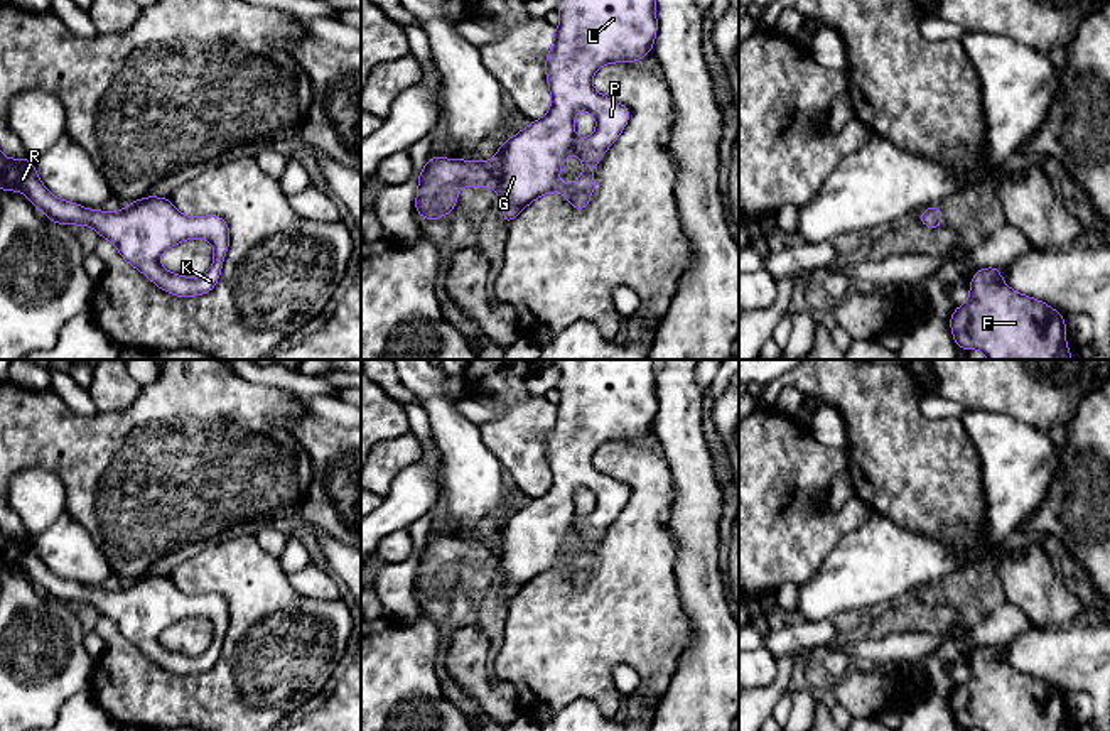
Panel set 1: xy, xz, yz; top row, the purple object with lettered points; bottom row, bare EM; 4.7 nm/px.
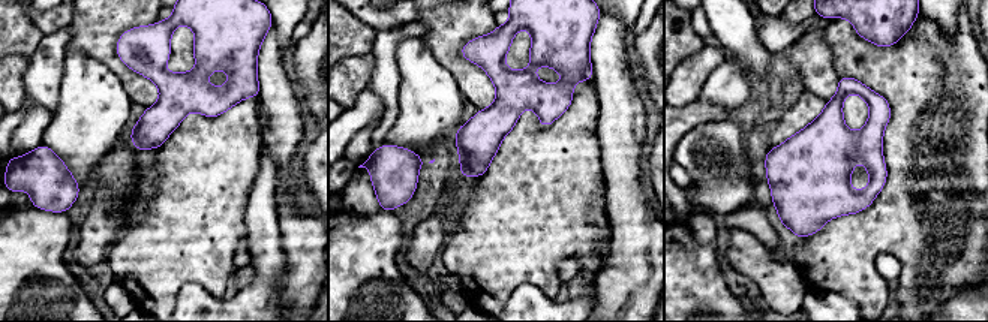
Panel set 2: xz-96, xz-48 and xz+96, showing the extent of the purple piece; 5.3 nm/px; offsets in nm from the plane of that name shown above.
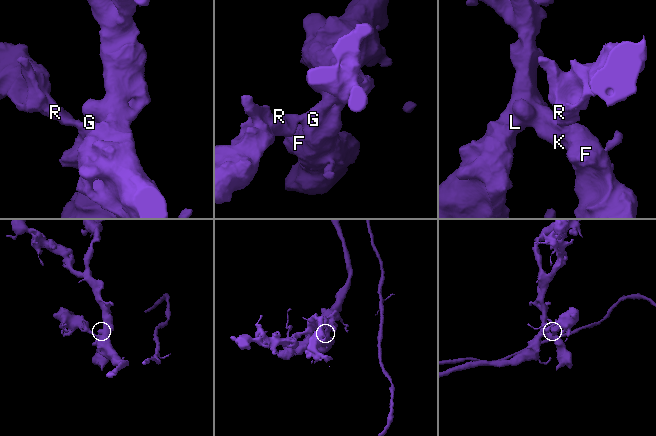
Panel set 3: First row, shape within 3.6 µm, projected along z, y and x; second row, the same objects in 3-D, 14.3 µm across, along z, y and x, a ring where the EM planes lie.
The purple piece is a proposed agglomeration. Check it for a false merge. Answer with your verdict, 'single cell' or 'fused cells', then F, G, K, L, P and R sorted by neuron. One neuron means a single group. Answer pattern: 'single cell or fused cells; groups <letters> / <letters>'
single cell; groups F G K L P R

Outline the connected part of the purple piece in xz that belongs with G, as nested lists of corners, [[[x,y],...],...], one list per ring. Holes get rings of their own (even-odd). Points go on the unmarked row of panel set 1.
[[[555,360],[560,371],[557,390],[562,398],[553,409],[552,425],[545,436],[545,452],[550,466],[550,488],[543,496],[533,498],[515,515],[509,515],[488,540],[462,537],[428,535],[418,552],[415,589],[418,594],[434,599],[447,594],[457,582],[462,564],[493,564],[496,574],[506,582],[501,598],[506,604],[531,582],[536,576],[548,571],[562,571],[575,589],[585,589],[590,572],[597,567],[592,547],[606,528],[617,518],[629,500],[628,485],[597,471],[592,464],[594,451],[612,441],[634,441],[653,429],[658,410],[655,360]],[[579,488],[590,490],[597,498],[597,506],[589,517],[577,517],[574,495]],[[568,532],[582,537],[582,554],[560,564],[558,554],[562,540]]]

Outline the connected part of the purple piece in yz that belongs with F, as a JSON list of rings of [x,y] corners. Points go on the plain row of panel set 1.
[[[999,645],[978,647],[968,669],[968,679],[956,684],[948,699],[958,726],[965,729],[977,726],[983,731],[1071,731],[1064,723],[1068,716],[1064,694],[1046,680],[1007,665]]]

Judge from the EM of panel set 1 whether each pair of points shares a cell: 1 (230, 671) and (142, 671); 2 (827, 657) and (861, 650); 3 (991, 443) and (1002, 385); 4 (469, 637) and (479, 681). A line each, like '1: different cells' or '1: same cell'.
1: same cell
2: different cells
3: different cells
4: same cell

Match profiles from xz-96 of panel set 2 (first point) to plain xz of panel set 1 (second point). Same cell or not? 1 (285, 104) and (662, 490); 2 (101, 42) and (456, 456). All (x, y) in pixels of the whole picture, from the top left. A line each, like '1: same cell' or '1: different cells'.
1: different cells
2: different cells

